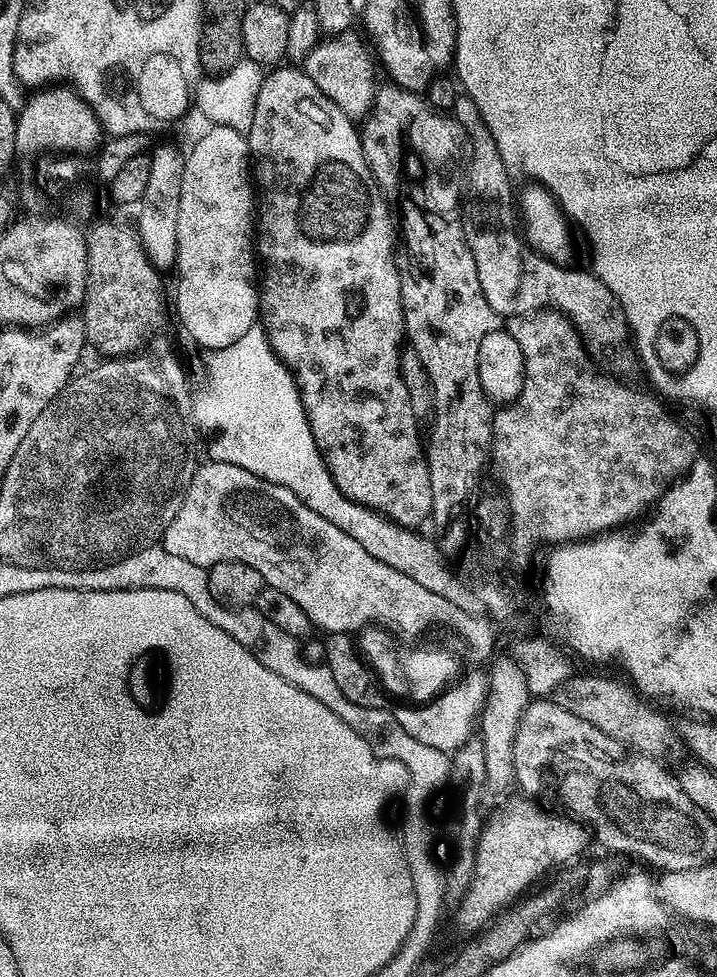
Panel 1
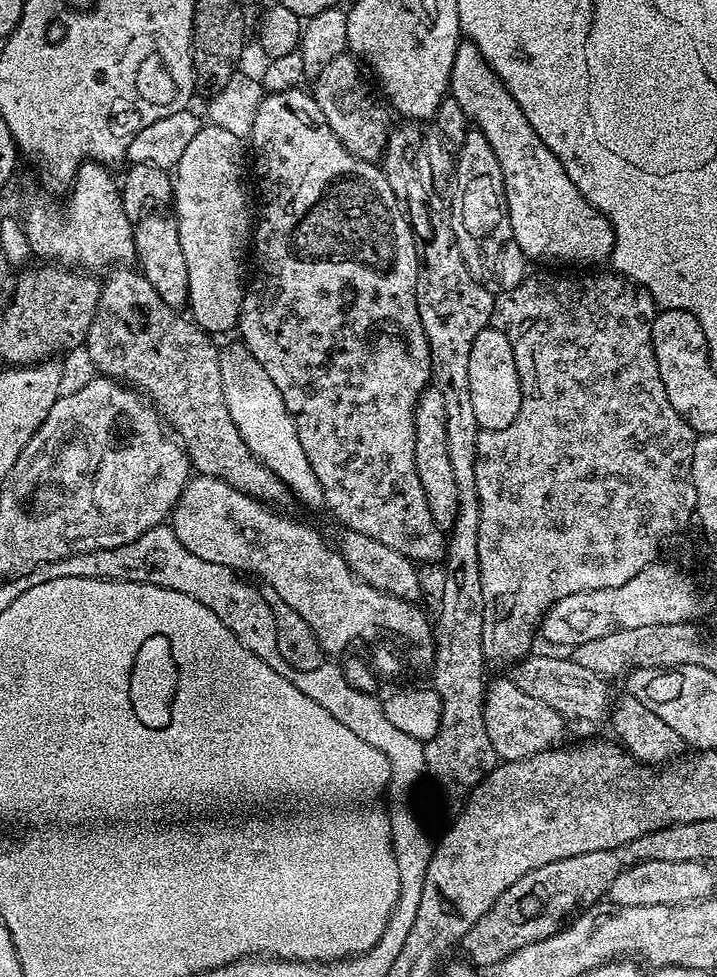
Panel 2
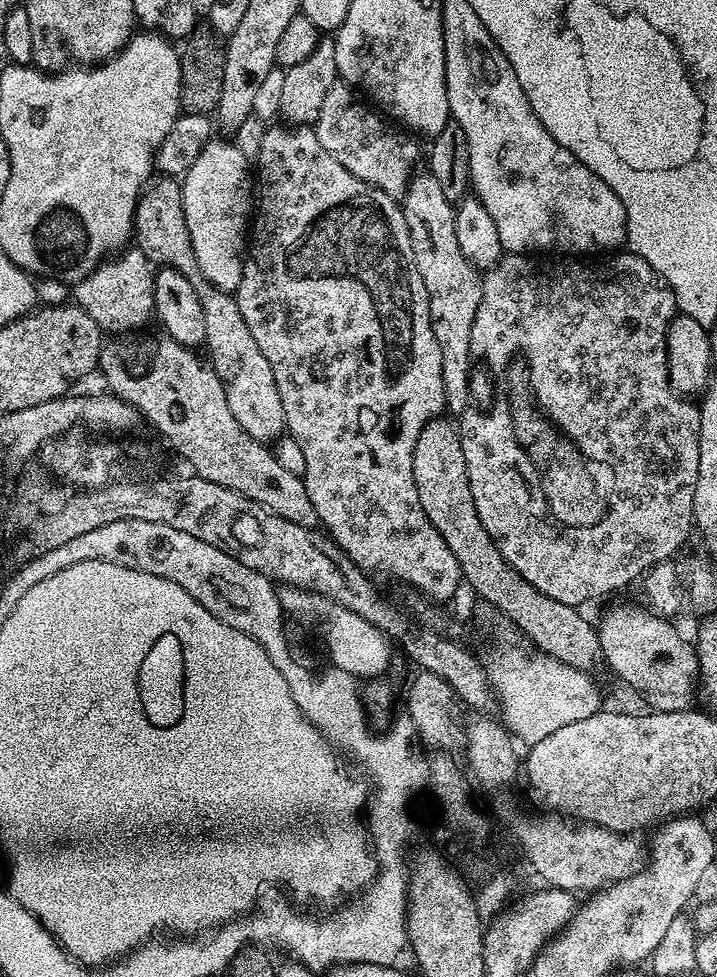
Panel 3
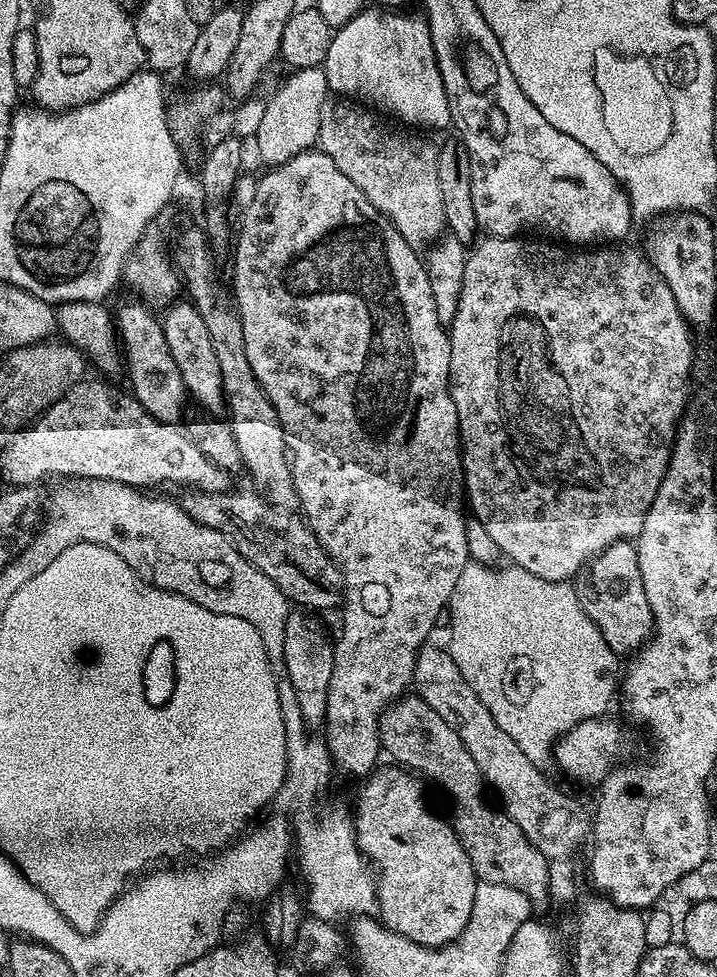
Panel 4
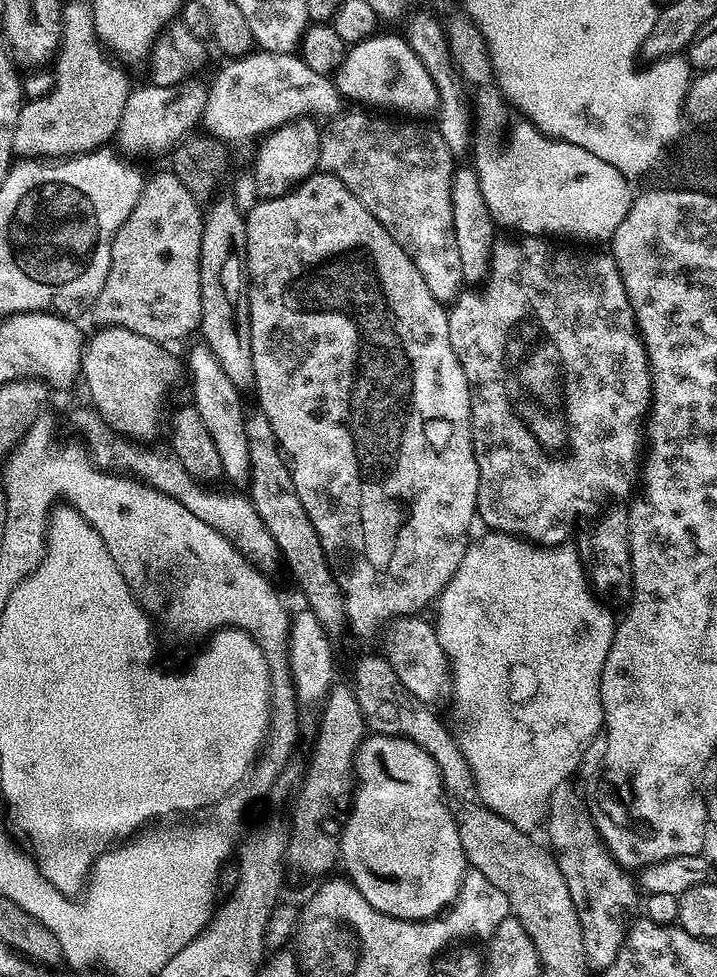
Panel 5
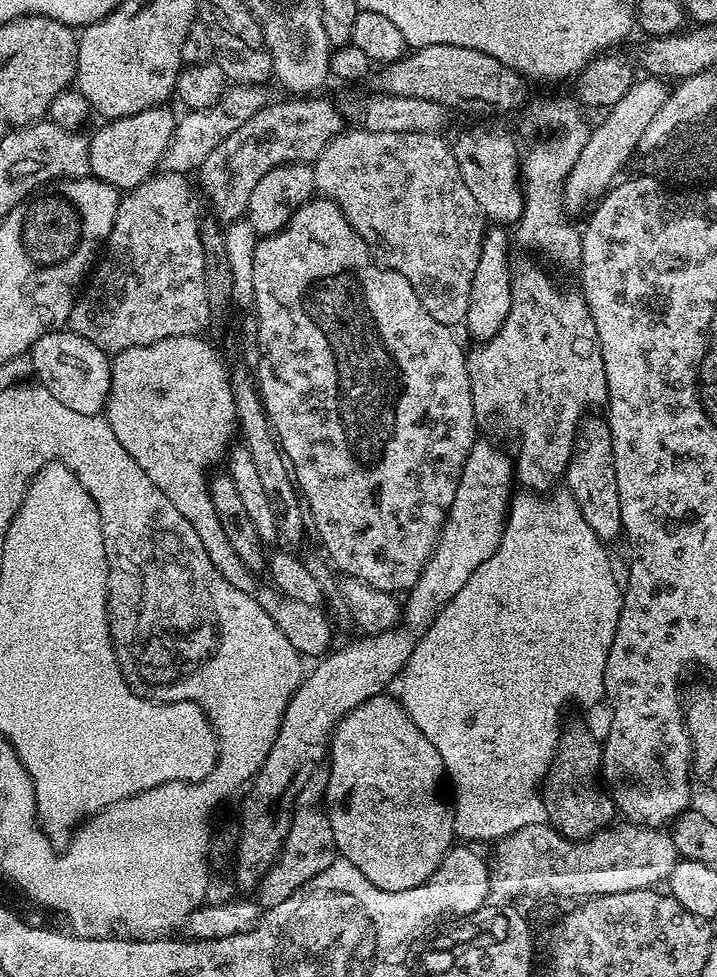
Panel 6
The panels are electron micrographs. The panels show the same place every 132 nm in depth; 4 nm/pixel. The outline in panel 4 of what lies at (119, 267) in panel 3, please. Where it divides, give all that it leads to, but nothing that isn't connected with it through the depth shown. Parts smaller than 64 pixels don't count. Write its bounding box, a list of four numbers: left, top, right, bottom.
[114,298,190,425]

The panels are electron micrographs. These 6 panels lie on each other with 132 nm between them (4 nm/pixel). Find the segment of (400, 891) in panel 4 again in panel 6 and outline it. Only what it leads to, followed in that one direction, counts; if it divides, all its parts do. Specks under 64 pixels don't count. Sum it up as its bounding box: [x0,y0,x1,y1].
[324,694,454,892]

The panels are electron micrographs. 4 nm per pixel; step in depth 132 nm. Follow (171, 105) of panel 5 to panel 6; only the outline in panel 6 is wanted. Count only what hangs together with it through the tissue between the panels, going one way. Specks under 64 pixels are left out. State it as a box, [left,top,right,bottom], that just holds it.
[88,106,177,190]

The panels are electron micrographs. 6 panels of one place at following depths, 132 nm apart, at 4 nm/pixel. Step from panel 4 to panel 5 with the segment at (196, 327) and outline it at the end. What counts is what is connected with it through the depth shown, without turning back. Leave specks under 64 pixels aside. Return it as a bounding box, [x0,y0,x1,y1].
[186,342,251,485]

